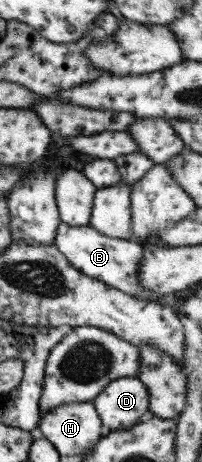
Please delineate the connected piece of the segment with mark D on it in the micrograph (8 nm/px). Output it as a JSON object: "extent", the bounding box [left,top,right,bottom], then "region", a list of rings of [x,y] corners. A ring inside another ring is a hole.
{"extent":[93,377,149,431],"region":[[[137,377],[111,381],[93,399],[104,430],[118,431],[144,422],[149,413],[146,386]]]}

